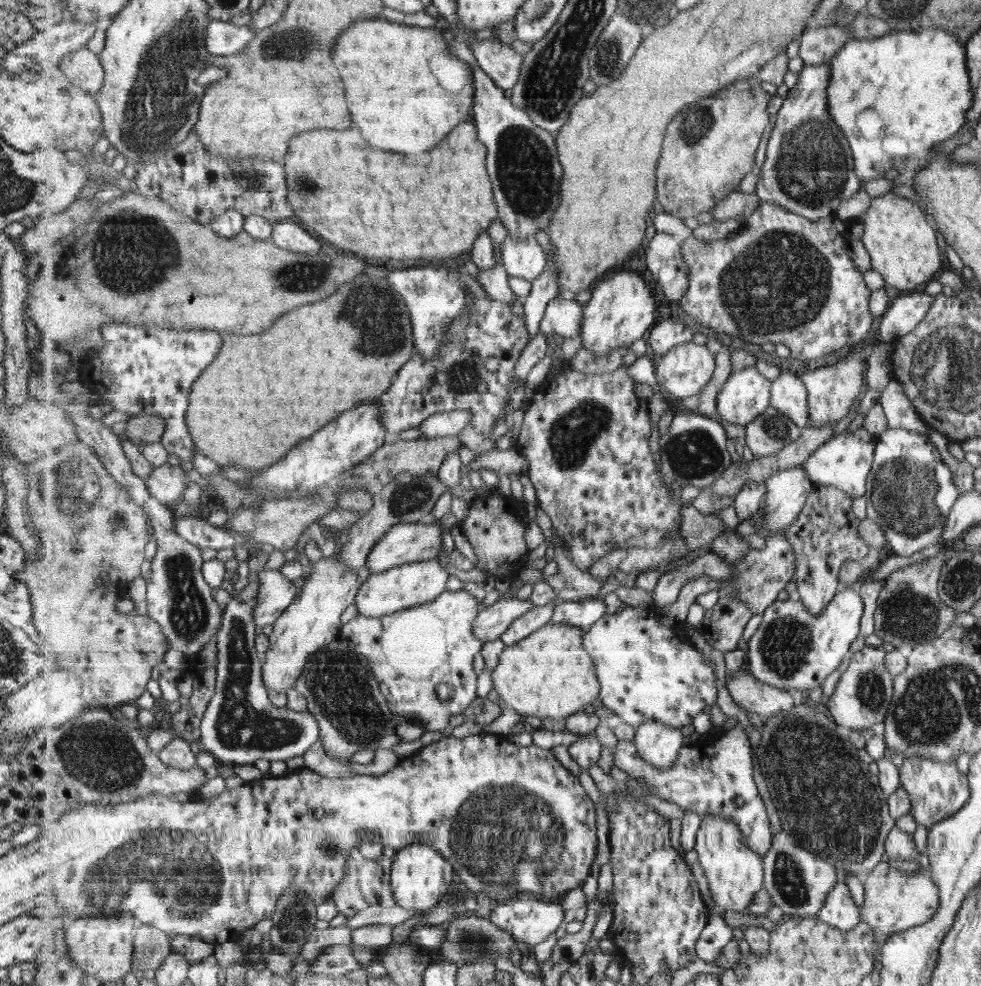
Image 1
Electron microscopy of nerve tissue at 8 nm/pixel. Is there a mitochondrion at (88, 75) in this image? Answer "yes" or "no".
no

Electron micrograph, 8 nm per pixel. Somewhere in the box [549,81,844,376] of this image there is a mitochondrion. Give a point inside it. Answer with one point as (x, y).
(780, 281)

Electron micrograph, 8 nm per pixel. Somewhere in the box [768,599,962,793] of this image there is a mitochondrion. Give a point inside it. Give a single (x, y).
(870, 693)

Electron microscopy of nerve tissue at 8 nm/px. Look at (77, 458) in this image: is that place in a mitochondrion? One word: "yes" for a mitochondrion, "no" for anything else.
yes

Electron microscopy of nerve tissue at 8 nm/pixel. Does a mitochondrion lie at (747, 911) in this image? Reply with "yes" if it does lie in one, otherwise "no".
no

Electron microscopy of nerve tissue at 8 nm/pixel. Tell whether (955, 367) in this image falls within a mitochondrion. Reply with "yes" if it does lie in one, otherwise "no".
yes

